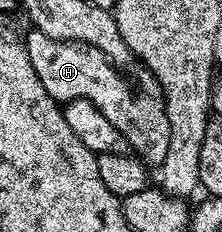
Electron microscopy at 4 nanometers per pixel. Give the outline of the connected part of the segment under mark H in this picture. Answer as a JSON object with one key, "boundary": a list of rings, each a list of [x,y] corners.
{"boundary":[[[36,29],[30,32],[29,39],[24,40],[25,52],[31,57],[31,65],[35,65],[35,73],[39,73],[39,81],[43,81],[43,89],[47,89],[47,93],[62,105],[73,99],[91,101],[99,113],[103,113],[103,117],[127,137],[130,148],[146,164],[161,164],[171,145],[171,121],[167,121],[165,92],[156,79],[148,73],[142,74],[137,91],[133,91],[132,85],[99,48],[88,47],[86,43],[59,41]]]}

